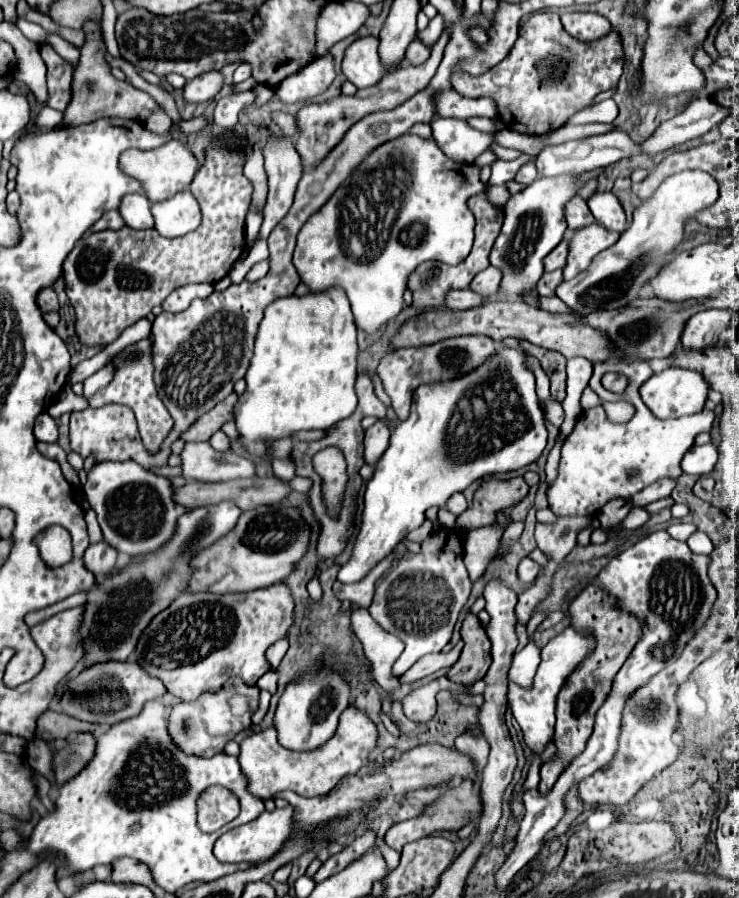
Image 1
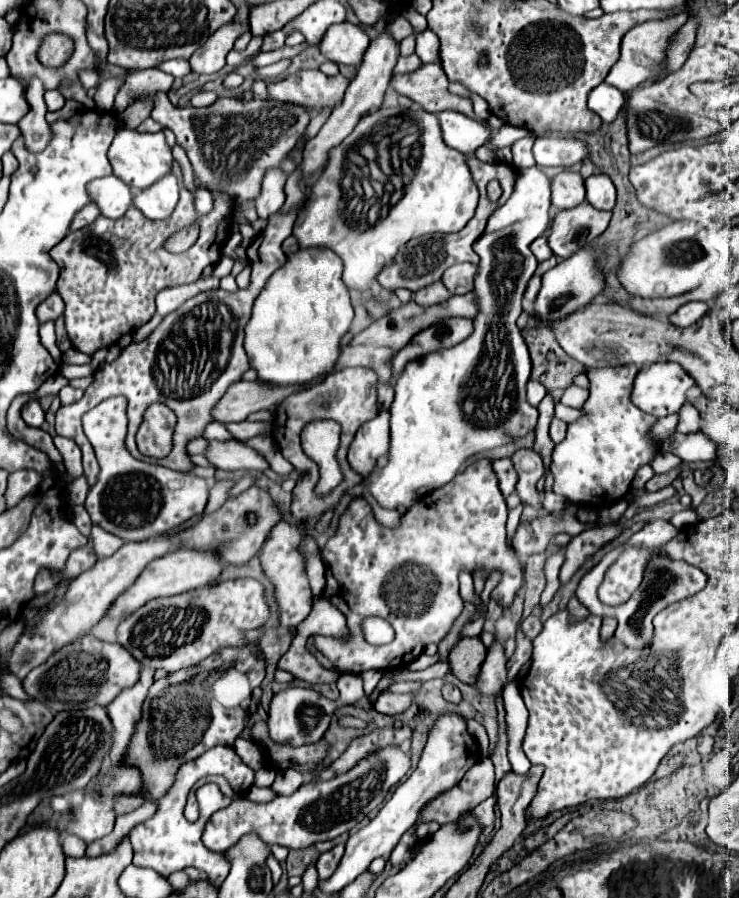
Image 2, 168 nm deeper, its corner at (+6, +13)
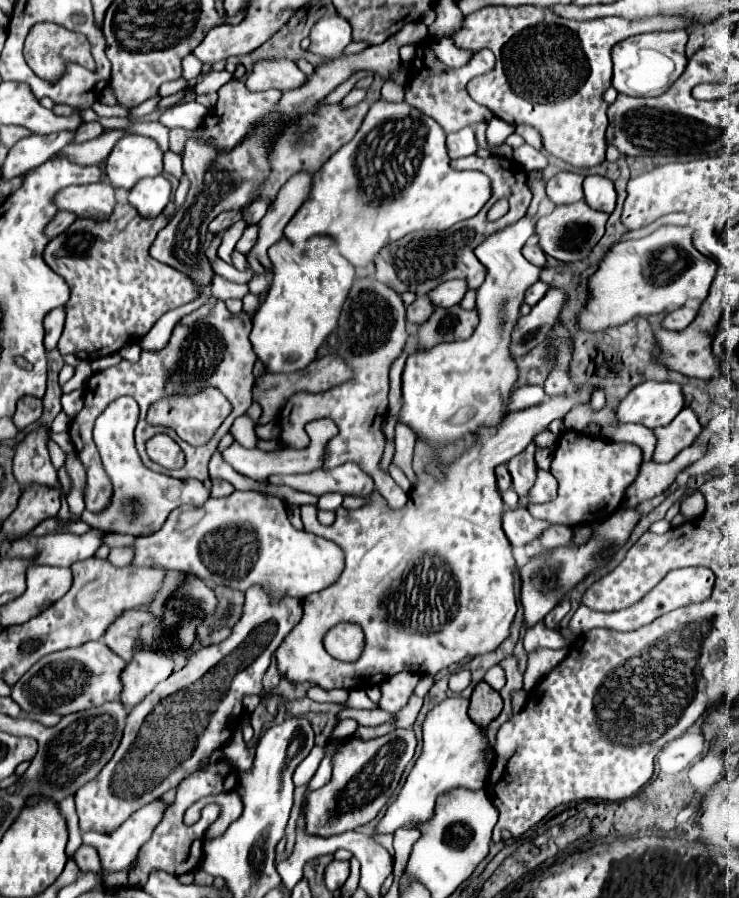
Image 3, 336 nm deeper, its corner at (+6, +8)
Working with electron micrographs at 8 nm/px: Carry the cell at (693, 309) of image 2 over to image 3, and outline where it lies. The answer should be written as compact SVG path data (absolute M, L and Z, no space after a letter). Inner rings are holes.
M682 306L682 308L666 314L666 318L662 322L662 328L666 328L666 330L684 330L694 320L694 316L696 316L696 310Z

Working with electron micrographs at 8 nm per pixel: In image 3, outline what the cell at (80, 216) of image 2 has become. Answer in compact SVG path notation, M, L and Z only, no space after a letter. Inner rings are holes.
M62 210L62 212L54 218L54 222L50 222L50 226L46 228L46 234L48 234L50 238L56 238L56 236L62 234L64 230L68 230L76 220L78 220L76 214L72 214L72 212L68 212L68 210Z

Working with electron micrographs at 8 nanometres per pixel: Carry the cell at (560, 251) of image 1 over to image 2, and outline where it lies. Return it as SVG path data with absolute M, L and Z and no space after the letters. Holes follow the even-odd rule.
M546 235L538 237L538 239L530 245L530 251L534 253L534 257L536 257L538 261L546 261L546 259L552 257L552 249L546 245Z

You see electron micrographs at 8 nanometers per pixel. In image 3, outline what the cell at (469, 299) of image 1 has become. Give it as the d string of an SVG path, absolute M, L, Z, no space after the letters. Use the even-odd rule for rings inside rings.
M418 296L410 306L406 306L406 318L414 324L422 324L434 314L434 308L436 306L432 306L428 296Z

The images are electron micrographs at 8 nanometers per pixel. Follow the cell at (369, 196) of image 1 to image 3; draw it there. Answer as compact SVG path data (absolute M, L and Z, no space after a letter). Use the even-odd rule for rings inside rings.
M384 100L374 102L374 104L370 106L370 110L368 110L368 114L366 114L360 130L356 132L356 136L354 136L348 144L344 144L336 154L332 154L332 156L328 158L328 162L324 162L324 166L316 172L312 190L310 190L310 198L300 206L298 214L288 222L288 226L286 226L286 230L284 230L284 236L286 236L290 242L294 242L294 244L296 244L296 242L304 242L304 240L308 240L308 238L312 238L312 236L330 236L330 238L336 240L340 254L342 254L354 268L366 268L368 264L374 262L374 258L376 258L378 250L382 250L382 246L386 246L386 244L390 244L390 242L396 242L398 238L410 234L410 232L420 232L420 230L438 230L438 232L442 232L442 230L448 230L450 226L454 226L454 224L458 224L458 222L462 222L462 220L472 218L474 214L480 212L480 208L482 208L482 206L486 204L486 200L490 198L490 180L488 180L482 172L458 172L458 170L454 170L454 168L450 166L450 158L448 158L444 140L446 140L446 134L444 134L444 130L440 128L440 124L438 124L436 120L432 120L430 116L422 114L420 110L412 108L410 104L406 104L406 102L392 104L392 102L384 102Z

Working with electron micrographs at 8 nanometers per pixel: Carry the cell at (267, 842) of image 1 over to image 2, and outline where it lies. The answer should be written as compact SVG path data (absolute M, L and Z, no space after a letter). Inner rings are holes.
M388 745L384 749L378 749L378 751L370 753L370 755L366 755L364 759L360 759L350 771L346 771L342 775L336 775L332 779L314 779L314 781L310 781L306 785L300 785L300 789L294 791L288 797L278 797L278 799L274 799L270 803L264 803L264 805L252 803L248 799L232 801L228 807L216 811L208 819L202 841L204 841L206 847L210 847L210 851L222 853L246 833L258 833L268 845L278 843L278 845L284 845L288 849L304 849L304 847L310 847L310 845L314 845L318 841L334 839L334 837L354 829L356 825L360 825L360 821L386 799L390 787L396 785L408 773L408 769L410 769L410 751L406 747Z

